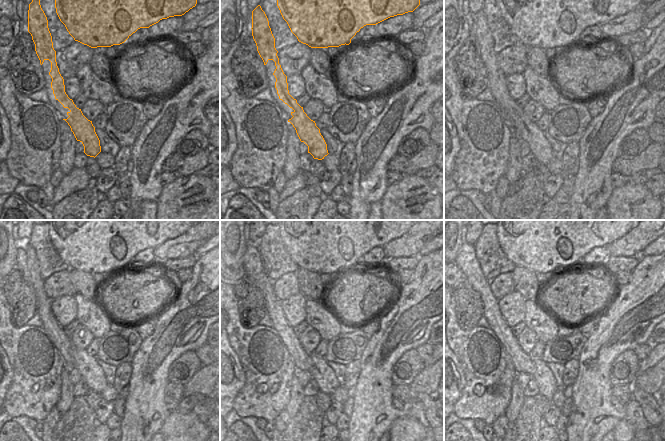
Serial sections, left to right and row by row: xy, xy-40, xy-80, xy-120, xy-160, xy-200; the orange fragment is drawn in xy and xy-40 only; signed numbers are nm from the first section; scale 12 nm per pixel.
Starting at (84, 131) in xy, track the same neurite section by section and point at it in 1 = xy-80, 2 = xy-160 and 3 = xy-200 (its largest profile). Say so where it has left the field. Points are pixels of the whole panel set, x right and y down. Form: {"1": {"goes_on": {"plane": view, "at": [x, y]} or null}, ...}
{"1": {"goes_on": {"plane": "xy-80", "at": [530, 133]}}, "2": {"goes_on": {"plane": "xy-160", "at": [318, 373]}}, "3": {"goes_on": {"plane": "xy-200", "at": [545, 380]}}}

